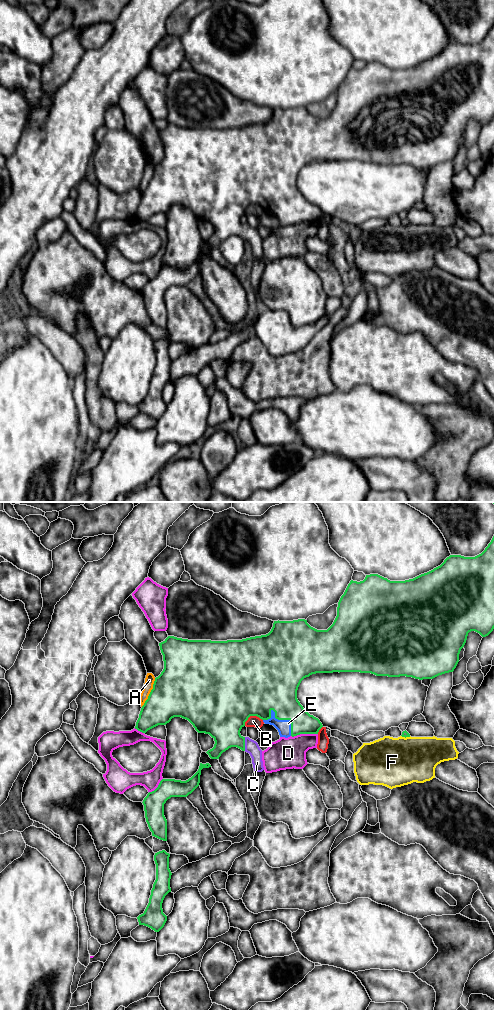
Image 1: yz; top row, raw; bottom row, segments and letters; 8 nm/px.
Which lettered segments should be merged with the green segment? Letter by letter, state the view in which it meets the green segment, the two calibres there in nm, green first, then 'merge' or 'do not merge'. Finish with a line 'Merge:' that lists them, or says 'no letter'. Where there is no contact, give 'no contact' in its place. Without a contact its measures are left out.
A: meets green in yz; 440 nm thick on the green side, 80 nm on the other; do not merge
B: meets green in yz; 500 nm thick on the green side, 100 nm on the other; do not merge
C: meets green in yz; 320 nm thick on the green side, 110 nm on the other; merge
D: meets green in yz; 200 nm thick on the green side, 260 nm on the other; do not merge
E: meets green in yz; 320 nm thick on the green side, 110 nm on the other; merge
F: meets green in yz; 50 nm thick on the green side, 400 nm on the other; do not merge
Merge: C, E

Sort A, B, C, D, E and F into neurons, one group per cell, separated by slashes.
A / B / C E / D / F

